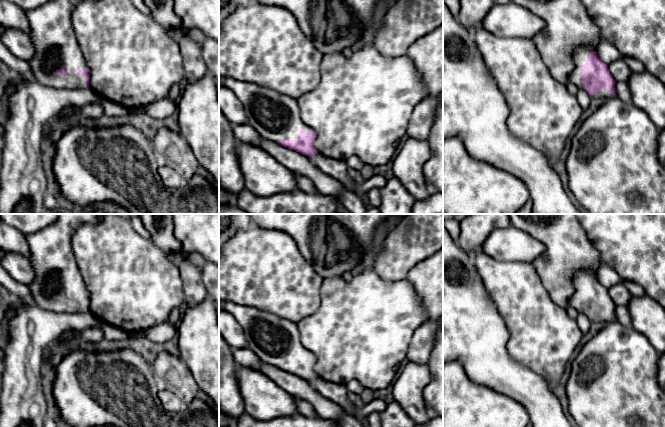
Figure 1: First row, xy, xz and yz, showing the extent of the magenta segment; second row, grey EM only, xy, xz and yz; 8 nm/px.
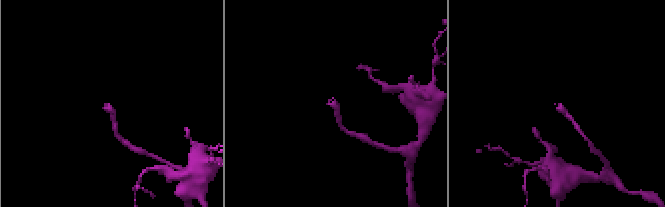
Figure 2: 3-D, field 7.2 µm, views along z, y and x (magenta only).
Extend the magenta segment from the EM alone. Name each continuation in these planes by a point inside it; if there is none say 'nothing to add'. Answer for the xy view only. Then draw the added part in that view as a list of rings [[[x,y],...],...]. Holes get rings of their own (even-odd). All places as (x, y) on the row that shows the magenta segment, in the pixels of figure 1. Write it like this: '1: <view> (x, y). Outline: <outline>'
1: xy (51, 32). Outline: [[[52,0],[26,12],[29,22],[29,37],[35,53],[28,64],[34,79],[40,84],[56,89],[84,89],[87,87],[83,76],[76,73],[87,69],[81,48],[72,26],[72,12],[83,0]]]

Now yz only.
1: yz (580, 55). Outline: [[[587,45],[579,47],[573,54],[575,69],[571,72],[569,83],[574,84],[578,89],[583,89],[583,77],[580,75],[581,66],[587,62],[587,55],[595,52],[594,49]]]

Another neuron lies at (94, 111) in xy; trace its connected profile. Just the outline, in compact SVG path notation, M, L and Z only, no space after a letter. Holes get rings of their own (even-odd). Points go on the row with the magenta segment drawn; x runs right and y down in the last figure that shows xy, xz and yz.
M93 103L86 104L83 107L69 106L58 112L60 116L69 115L71 113L77 113L83 117L96 120L99 119L102 115L104 115L104 110L99 103Z

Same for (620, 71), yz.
M622 59L610 63L608 69L616 82L627 82L632 74L631 69Z

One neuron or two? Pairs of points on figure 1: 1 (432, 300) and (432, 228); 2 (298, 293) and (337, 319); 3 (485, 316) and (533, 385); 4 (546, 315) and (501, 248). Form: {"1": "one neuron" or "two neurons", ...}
{"1": "two neurons", "2": "two neurons", "3": "one neuron", "4": "two neurons"}

